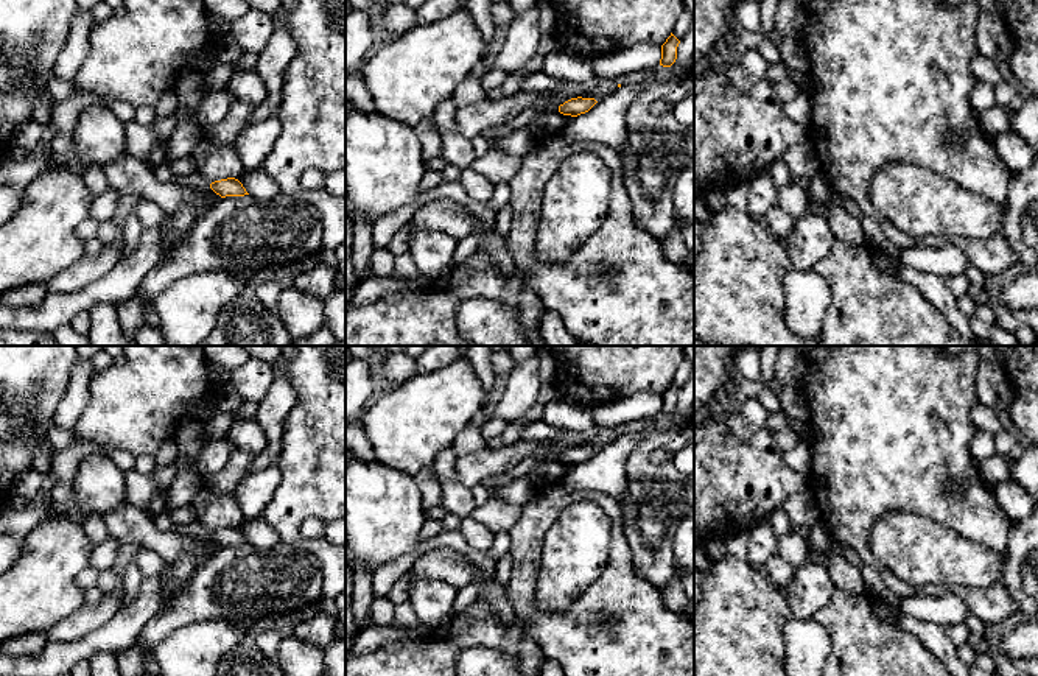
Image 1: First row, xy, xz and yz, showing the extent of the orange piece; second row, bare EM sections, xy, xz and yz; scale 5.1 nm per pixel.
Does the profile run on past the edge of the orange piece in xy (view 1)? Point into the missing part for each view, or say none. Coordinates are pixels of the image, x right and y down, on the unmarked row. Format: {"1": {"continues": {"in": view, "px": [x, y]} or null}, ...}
{"1": {"continues": null}}

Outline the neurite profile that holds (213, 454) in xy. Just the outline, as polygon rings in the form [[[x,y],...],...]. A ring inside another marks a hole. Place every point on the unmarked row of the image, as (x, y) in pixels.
[[[226,435],[223,438],[205,438],[199,453],[195,458],[195,464],[201,475],[212,475],[219,472],[232,450],[235,449],[235,442]]]

